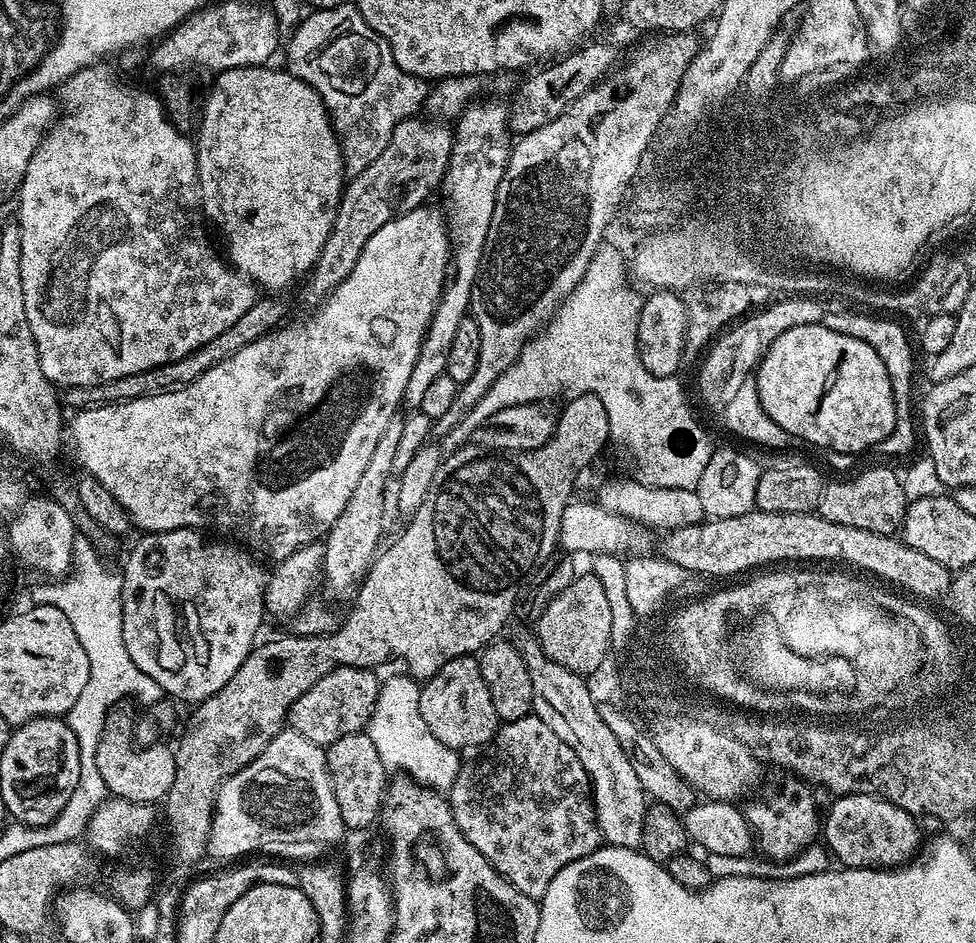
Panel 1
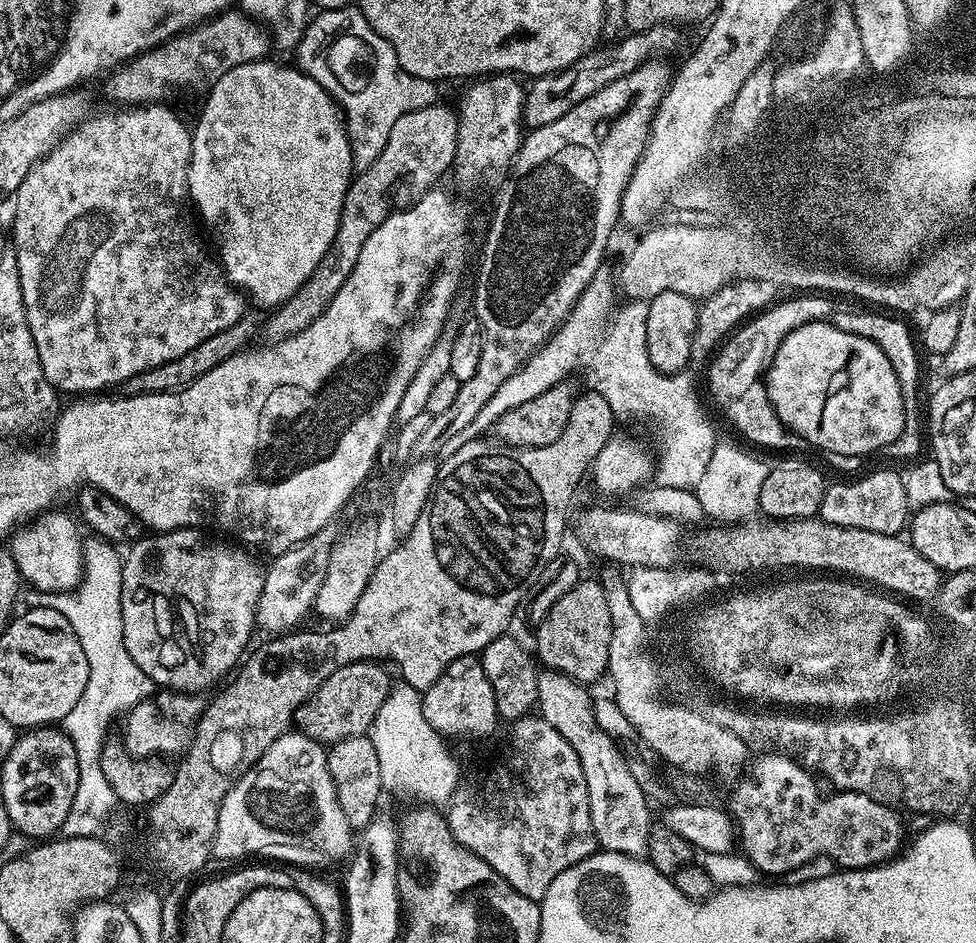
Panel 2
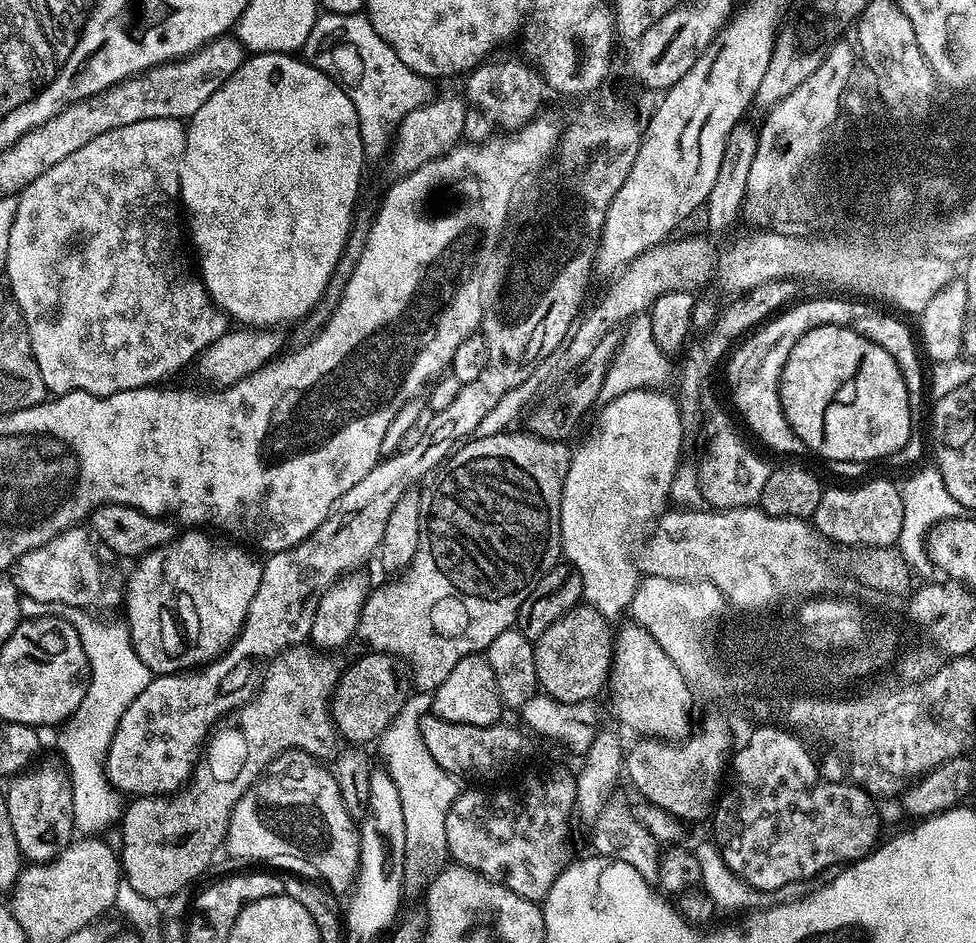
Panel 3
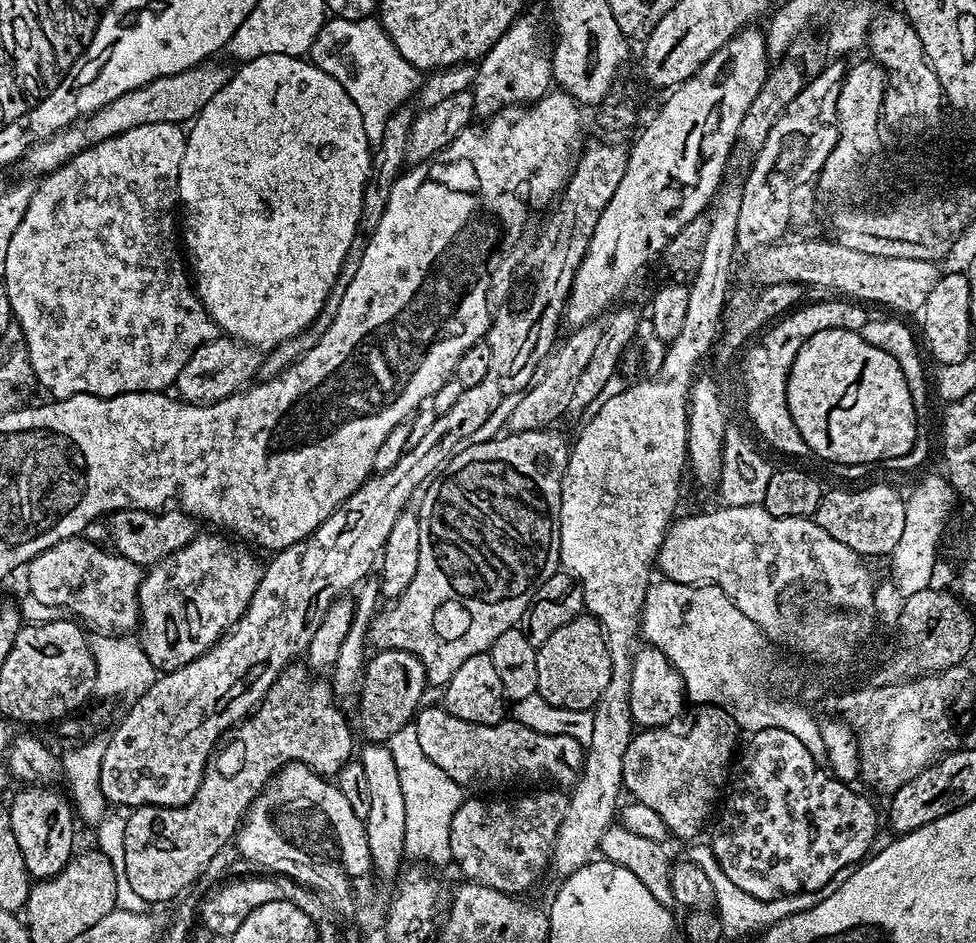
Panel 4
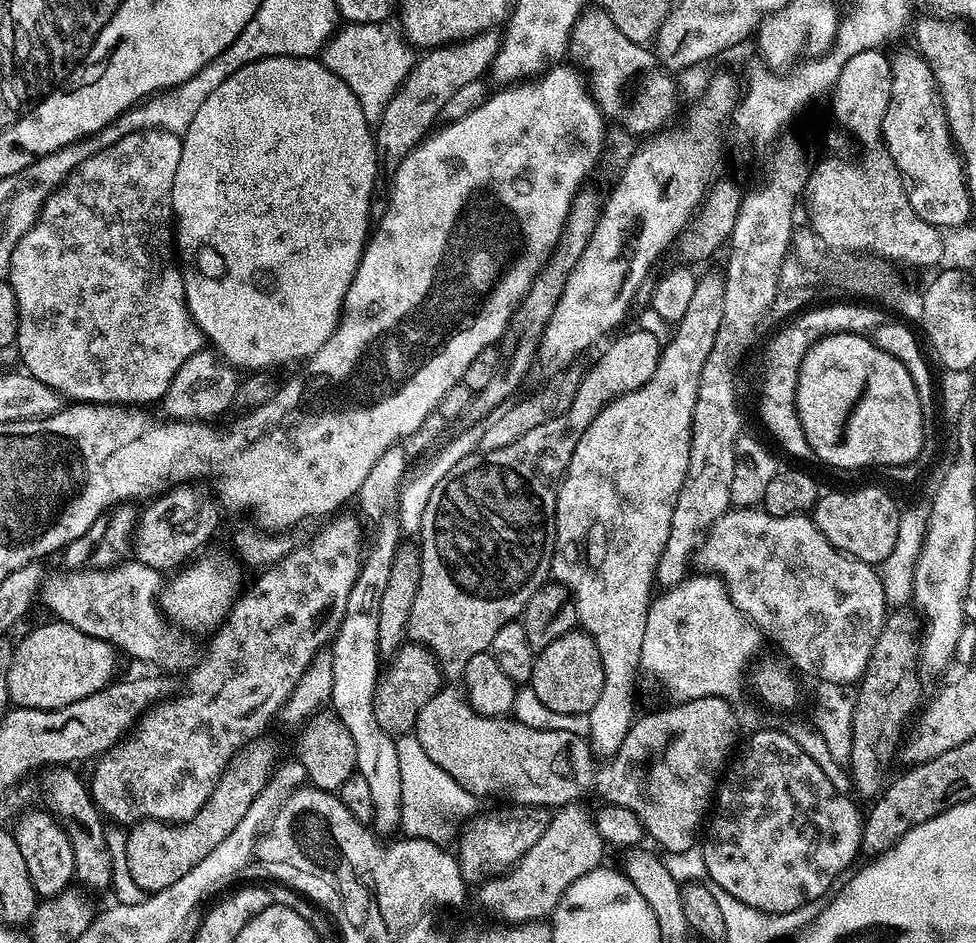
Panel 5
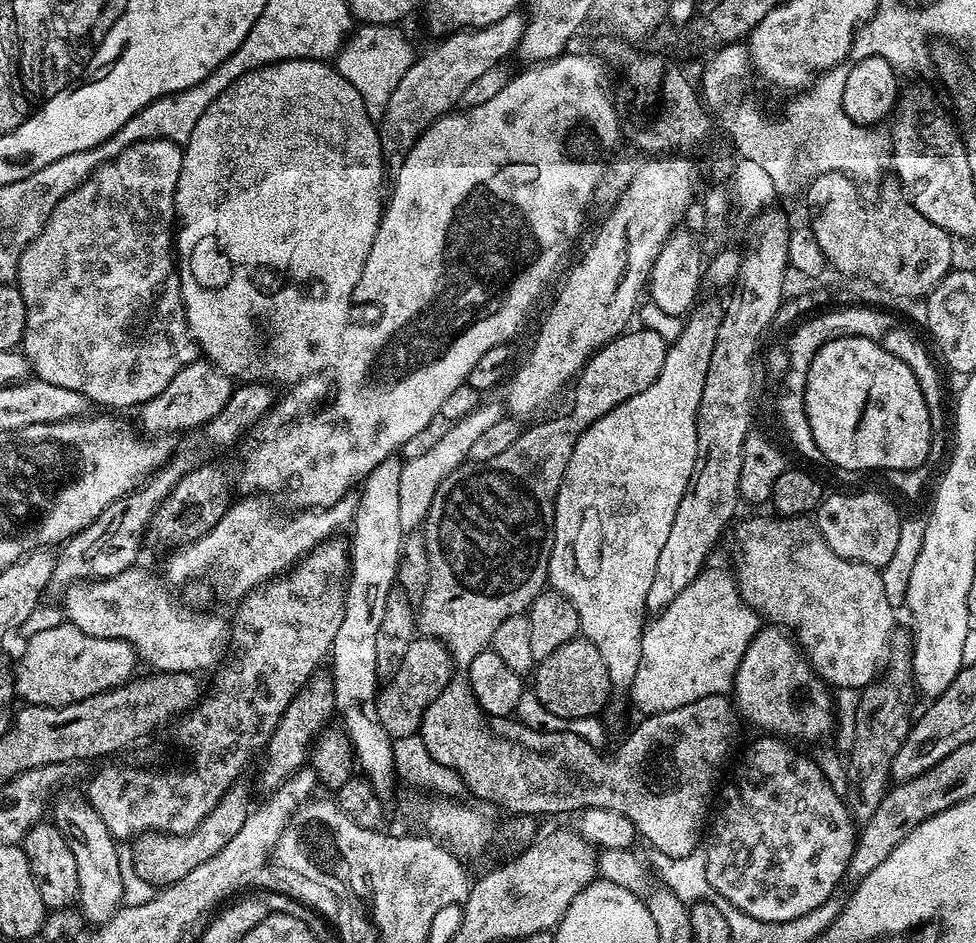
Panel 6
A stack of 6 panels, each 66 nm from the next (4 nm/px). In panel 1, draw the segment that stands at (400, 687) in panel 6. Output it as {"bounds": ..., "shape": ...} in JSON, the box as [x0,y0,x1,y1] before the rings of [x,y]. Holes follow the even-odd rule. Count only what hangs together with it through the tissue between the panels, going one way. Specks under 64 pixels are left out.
{"bounds":[287,665,381,746],"shape":[[[339,665],[330,674],[318,678],[302,698],[294,702],[288,711],[287,727],[293,732],[302,734],[302,738],[310,738],[310,742],[327,746],[333,744],[338,738],[346,738],[346,734],[365,731],[368,718],[374,708],[374,702],[378,700],[380,693],[381,677],[376,677],[377,673],[370,668],[355,668],[354,666]]]}

